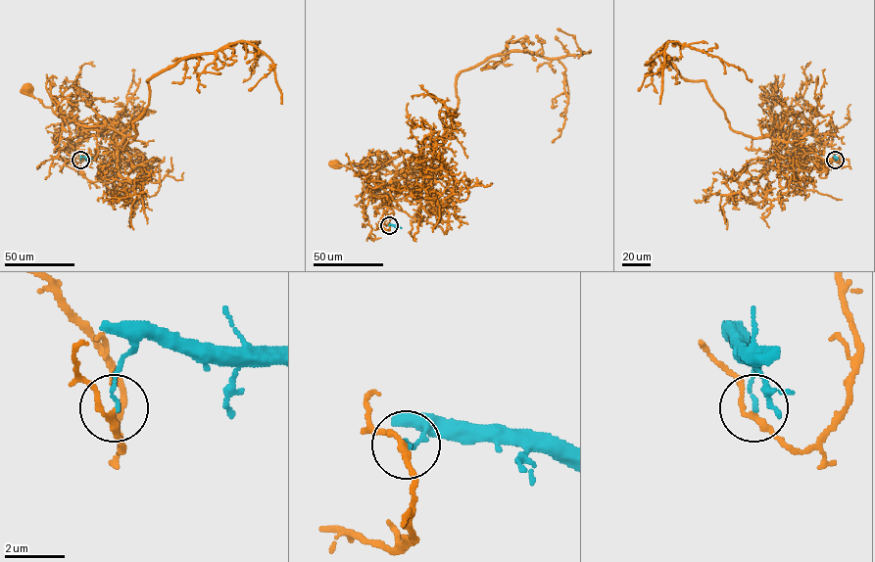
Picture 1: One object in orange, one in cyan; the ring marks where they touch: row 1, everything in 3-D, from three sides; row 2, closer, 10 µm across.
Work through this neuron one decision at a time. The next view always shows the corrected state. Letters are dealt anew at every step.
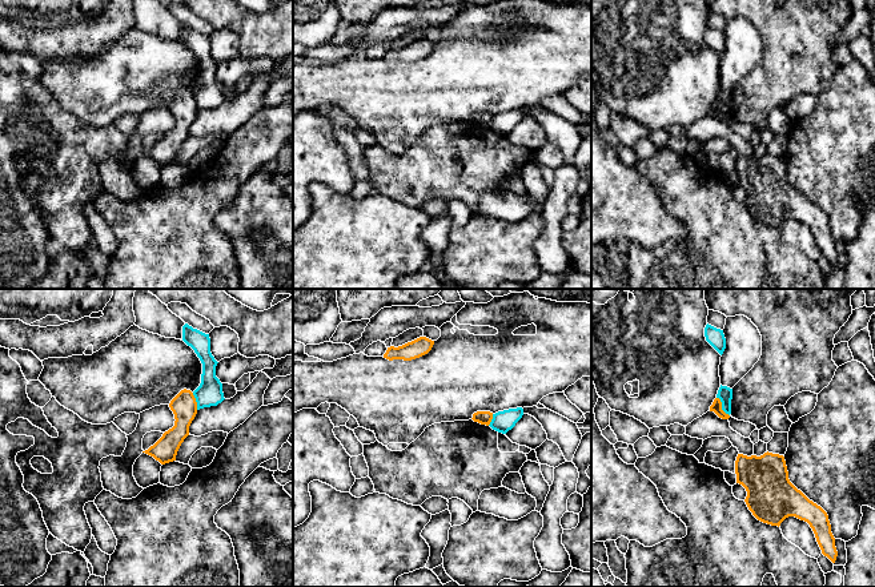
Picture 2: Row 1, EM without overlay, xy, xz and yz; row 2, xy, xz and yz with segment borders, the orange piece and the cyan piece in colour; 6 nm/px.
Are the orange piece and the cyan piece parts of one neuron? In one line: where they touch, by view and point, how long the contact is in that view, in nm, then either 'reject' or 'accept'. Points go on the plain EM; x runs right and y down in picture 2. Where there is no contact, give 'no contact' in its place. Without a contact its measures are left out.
meets orange in yz at (721, 108); contact 140 nm long; reject

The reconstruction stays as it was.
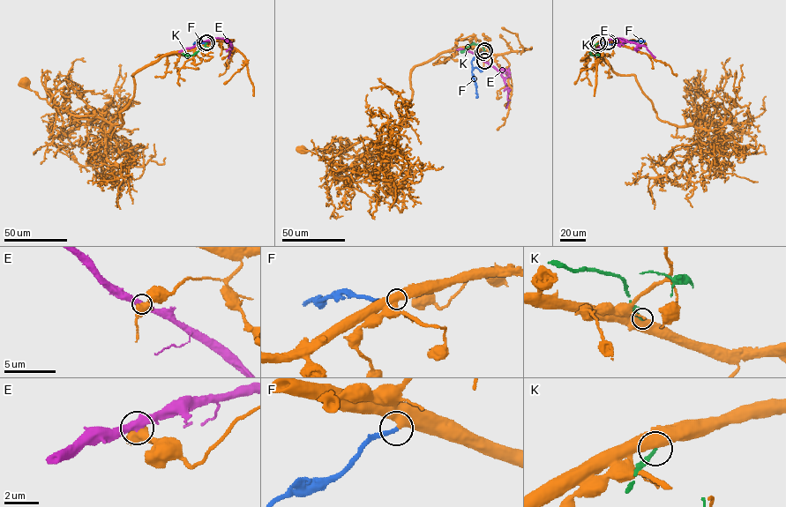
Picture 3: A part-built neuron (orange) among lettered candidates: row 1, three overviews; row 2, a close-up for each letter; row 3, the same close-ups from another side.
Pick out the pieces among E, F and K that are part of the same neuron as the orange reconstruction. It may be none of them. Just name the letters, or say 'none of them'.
F

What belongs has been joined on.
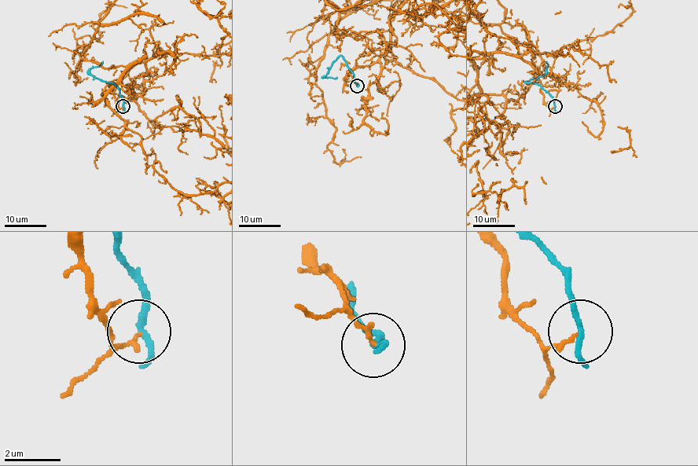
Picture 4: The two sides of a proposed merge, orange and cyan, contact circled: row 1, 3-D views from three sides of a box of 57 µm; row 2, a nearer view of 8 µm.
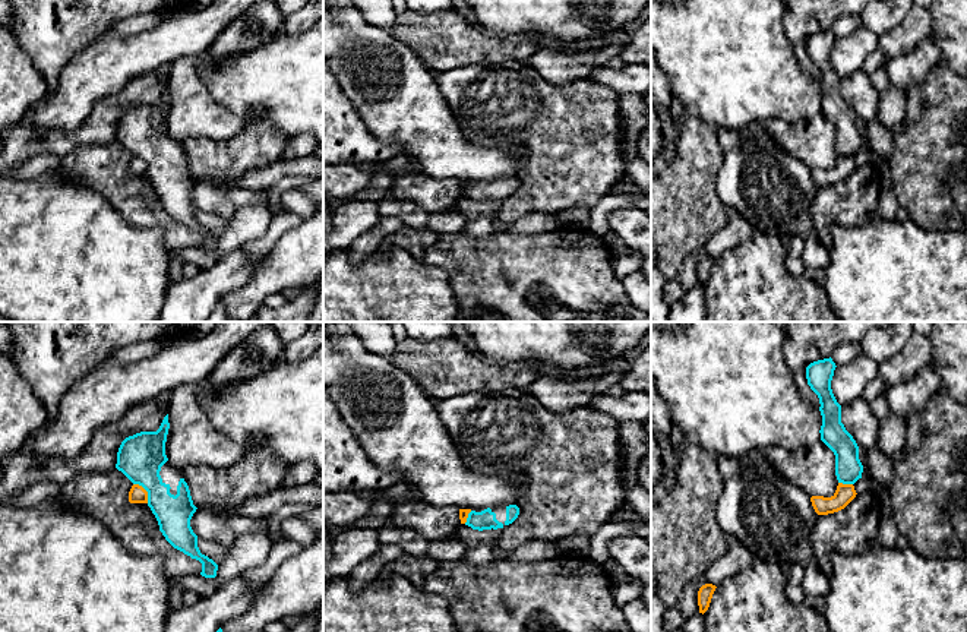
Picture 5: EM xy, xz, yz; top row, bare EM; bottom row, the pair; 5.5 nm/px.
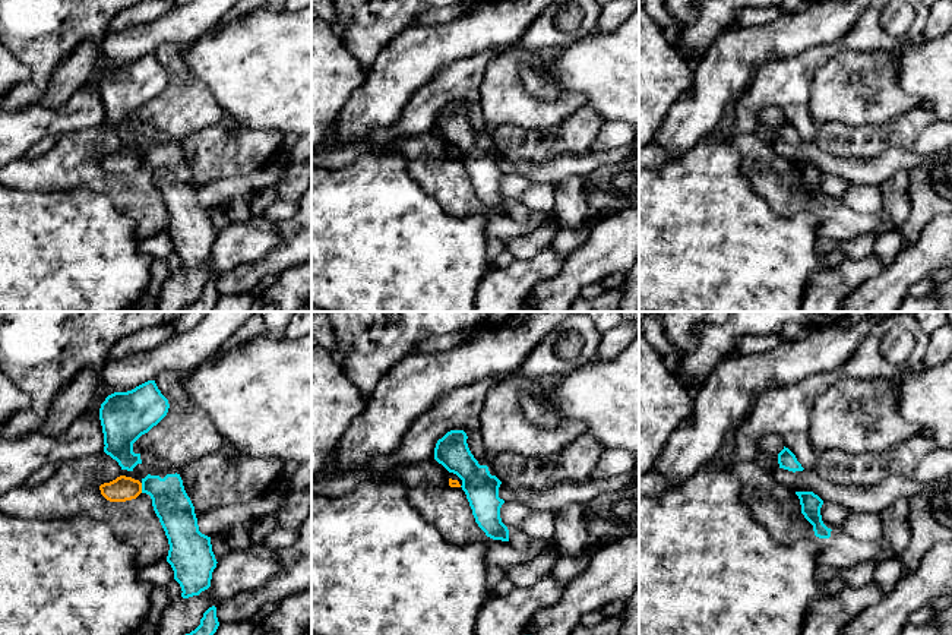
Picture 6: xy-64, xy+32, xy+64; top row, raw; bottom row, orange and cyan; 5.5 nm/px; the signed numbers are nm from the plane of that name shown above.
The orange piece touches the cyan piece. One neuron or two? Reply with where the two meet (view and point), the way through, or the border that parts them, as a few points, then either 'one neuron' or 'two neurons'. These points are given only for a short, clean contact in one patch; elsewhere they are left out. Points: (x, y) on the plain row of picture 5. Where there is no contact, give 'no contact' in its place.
meets orange in xy at (145, 163); border along xy (133, 155), (138, 155), (147, 164), (148, 174); two neurons

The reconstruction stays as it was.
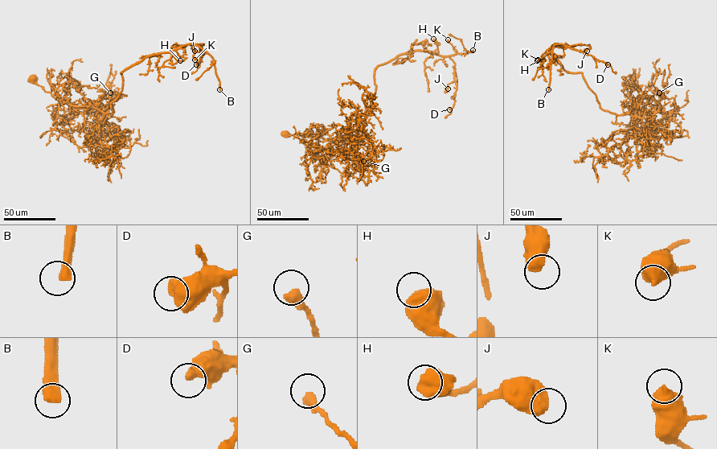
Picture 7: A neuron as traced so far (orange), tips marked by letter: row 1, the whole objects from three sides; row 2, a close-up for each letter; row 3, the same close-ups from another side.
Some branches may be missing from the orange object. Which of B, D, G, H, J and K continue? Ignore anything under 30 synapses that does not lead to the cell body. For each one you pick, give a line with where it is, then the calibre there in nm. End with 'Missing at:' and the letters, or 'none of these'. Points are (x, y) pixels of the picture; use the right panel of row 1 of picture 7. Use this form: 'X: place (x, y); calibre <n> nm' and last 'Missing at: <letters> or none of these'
B: place (548, 89); calibre 500 nm
G: place (659, 92); calibre 400 nm
Missing at: B, G

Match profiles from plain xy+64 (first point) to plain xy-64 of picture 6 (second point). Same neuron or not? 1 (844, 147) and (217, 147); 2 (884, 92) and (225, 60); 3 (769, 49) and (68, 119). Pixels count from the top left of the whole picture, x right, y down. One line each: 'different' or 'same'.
1: same
2: different
3: different

